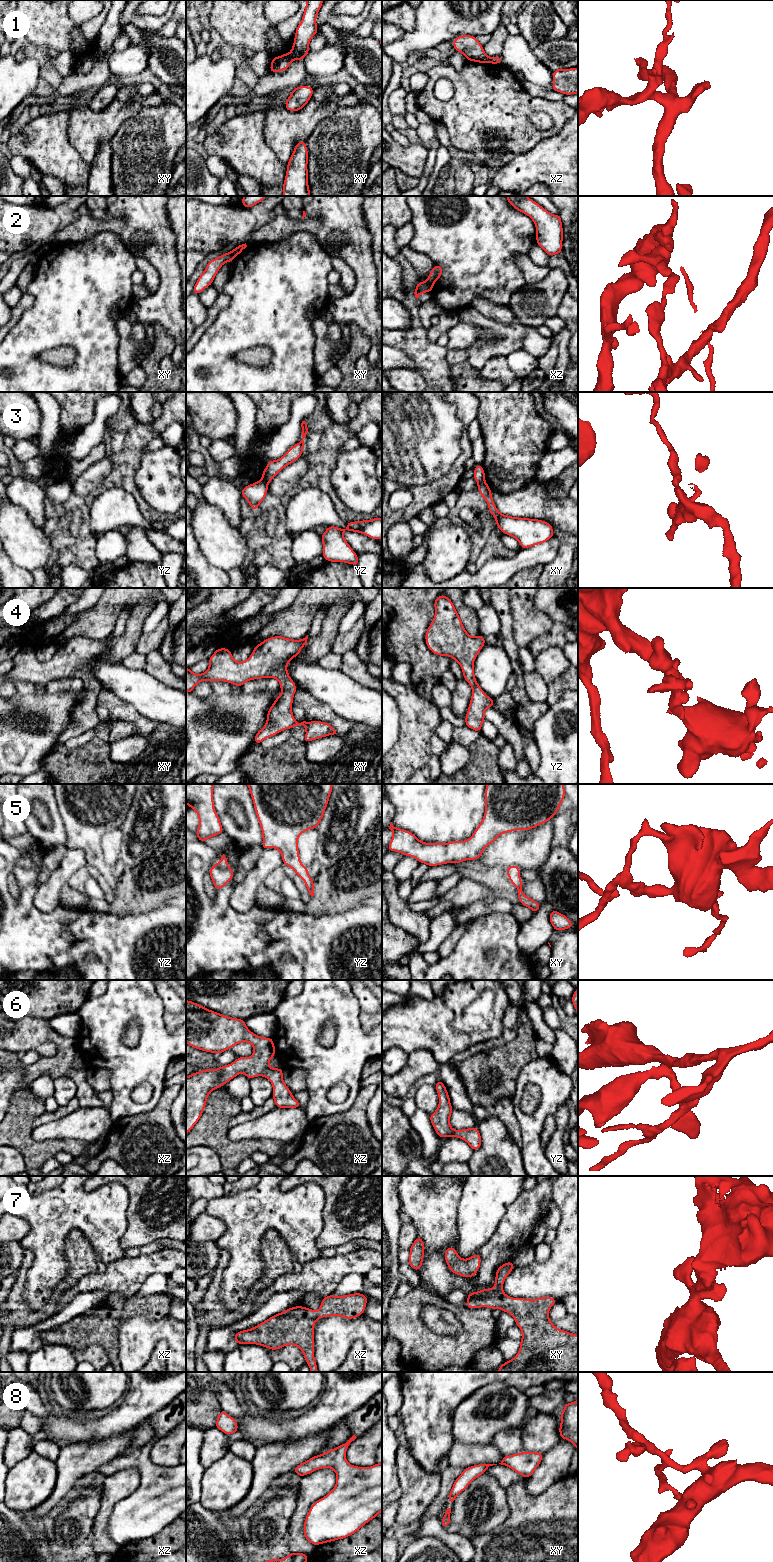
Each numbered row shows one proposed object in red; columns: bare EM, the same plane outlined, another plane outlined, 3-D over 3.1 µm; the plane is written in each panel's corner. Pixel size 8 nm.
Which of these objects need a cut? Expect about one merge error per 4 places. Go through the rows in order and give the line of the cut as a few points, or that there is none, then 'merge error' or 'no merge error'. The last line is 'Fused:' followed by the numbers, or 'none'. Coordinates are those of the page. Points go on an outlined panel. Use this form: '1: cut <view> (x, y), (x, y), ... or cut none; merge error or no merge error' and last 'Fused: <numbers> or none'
1: cut xy (289, 53), (294, 59); merge error
2: cut xy (232, 250), (235, 256); merge error
3: cut xy (484, 480), (478, 484); merge error
4: cut none; no merge error
5: cut none; no merge error
6: cut none; no merge error
7: cut none; no merge error
8: cut none; no merge error
Fused: 1, 2, 3

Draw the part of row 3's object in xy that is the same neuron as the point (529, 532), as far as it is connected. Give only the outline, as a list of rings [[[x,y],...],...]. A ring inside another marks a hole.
[[[485,481],[479,483],[477,488],[488,503],[488,511],[495,517],[496,526],[503,534],[517,539],[522,549],[542,544],[554,536],[552,525],[546,521],[500,513],[494,504],[491,489]]]

